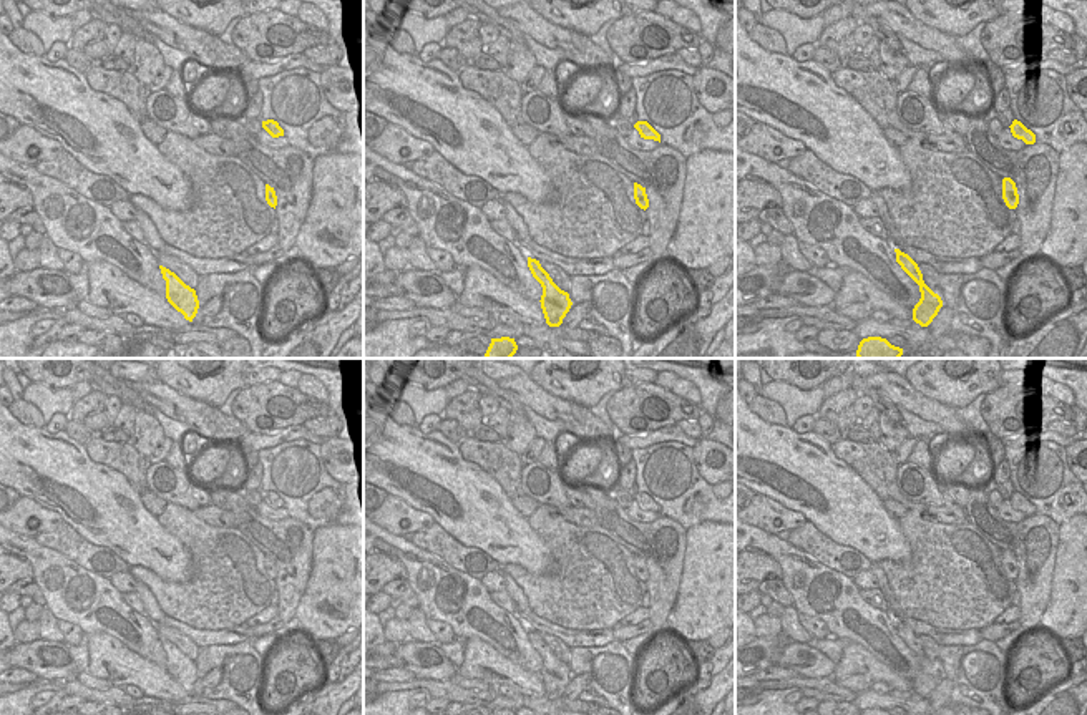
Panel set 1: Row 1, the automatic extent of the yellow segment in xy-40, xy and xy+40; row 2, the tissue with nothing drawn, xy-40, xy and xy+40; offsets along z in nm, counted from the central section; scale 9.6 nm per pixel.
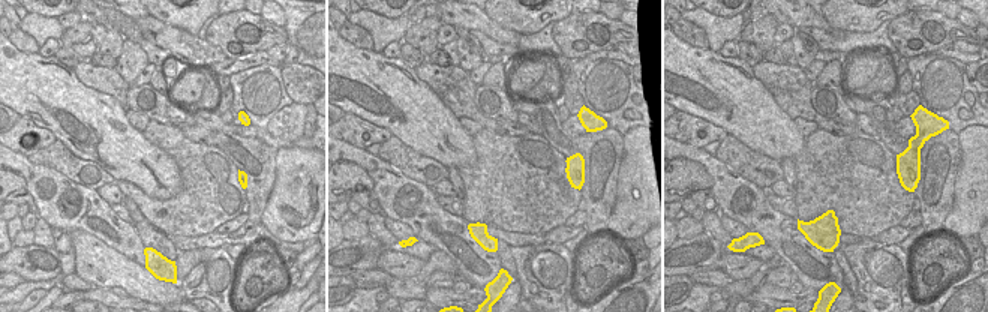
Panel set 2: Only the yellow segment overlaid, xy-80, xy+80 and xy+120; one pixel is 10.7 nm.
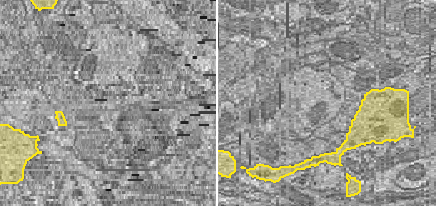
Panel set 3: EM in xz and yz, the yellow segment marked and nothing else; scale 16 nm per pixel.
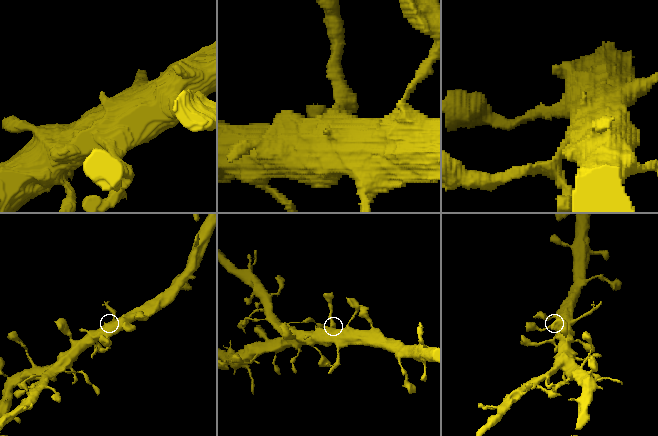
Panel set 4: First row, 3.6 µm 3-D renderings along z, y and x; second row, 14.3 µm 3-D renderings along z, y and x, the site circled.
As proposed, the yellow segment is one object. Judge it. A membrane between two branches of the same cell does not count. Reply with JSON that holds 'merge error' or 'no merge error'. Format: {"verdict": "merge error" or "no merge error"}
{"verdict": "no merge error"}

